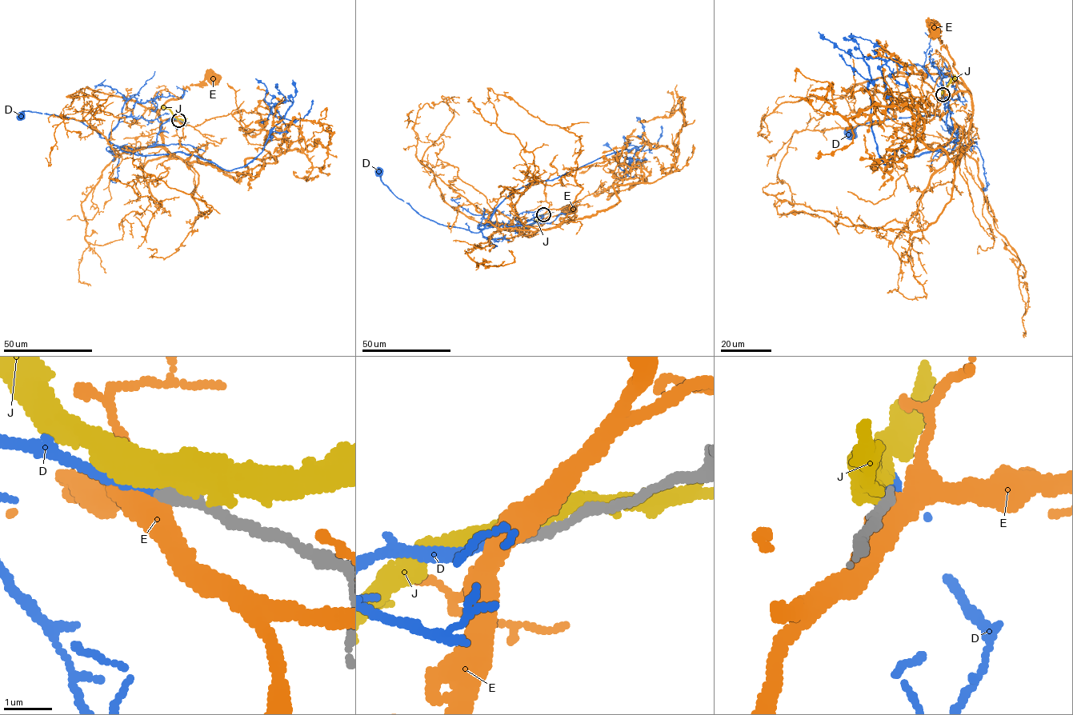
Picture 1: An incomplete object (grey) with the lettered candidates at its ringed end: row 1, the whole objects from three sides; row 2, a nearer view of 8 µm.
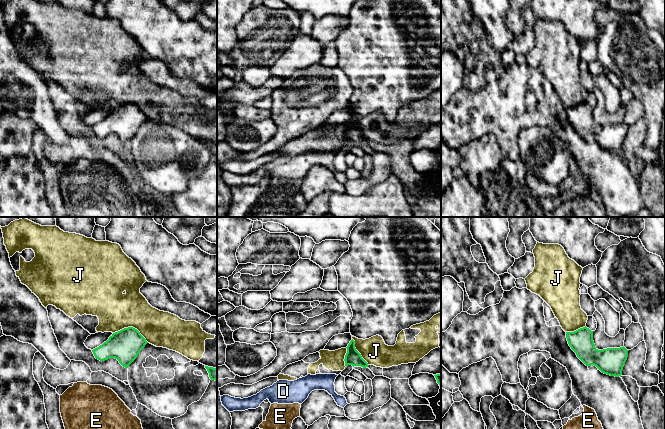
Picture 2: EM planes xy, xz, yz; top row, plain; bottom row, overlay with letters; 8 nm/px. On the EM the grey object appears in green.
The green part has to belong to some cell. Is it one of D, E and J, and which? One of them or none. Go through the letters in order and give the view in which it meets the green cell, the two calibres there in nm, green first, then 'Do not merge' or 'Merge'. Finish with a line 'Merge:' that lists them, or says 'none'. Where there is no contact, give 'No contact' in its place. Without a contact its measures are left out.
D: No contact. Merge
E: No contact. Do not merge
J: Touches green in xy. Thickness 260 nm (green) against 300 nm. Do not merge
Merge: D

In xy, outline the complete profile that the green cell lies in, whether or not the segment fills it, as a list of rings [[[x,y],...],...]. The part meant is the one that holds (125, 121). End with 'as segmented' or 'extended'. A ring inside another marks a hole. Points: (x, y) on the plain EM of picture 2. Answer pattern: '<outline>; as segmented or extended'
[[[128,103],[113,109],[106,118],[92,128],[100,137],[115,134],[123,143],[128,144],[147,119],[137,105]]]; as segmented

